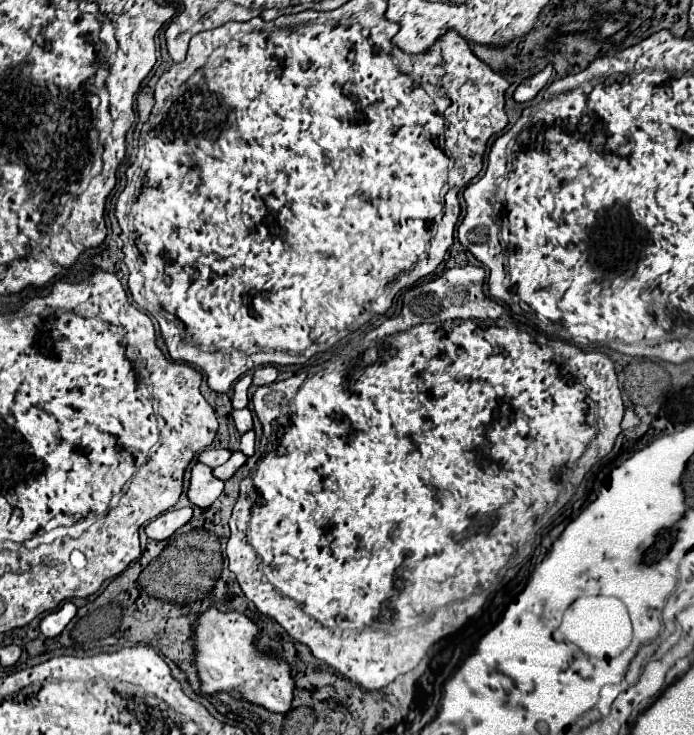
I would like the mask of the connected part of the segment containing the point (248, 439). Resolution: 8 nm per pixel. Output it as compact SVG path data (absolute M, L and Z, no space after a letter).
M250 430L250 432L246 432L246 434L242 434L242 438L240 438L240 452L242 454L246 454L246 458L250 458L252 454L254 454L254 442L256 442L256 436L254 436L254 432Z

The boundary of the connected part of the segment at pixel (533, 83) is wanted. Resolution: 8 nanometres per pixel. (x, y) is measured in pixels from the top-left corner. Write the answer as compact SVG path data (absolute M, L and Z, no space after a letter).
M546 66L544 72L526 78L526 80L514 90L514 100L516 100L518 104L522 104L522 102L530 102L530 100L544 88L544 84L548 82L550 76L552 76L552 66Z

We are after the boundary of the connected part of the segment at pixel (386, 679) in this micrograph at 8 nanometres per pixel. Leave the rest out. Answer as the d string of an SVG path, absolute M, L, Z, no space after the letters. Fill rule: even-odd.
M468 264L462 268L450 268L448 272L444 272L440 278L432 282L422 282L422 284L412 286L410 290L406 290L402 298L400 316L386 320L382 326L378 326L374 332L368 334L368 338L374 338L374 340L368 340L368 338L354 340L332 360L320 366L312 366L308 370L308 378L306 378L306 372L300 372L284 382L262 386L252 394L252 410L262 422L264 434L270 432L272 428L270 424L274 420L276 424L270 432L270 438L260 458L258 470L252 474L252 484L256 488L254 508L250 510L250 504L235 504L230 516L228 526L232 534L226 546L228 568L236 576L244 596L256 606L258 612L272 616L280 626L284 626L284 630L294 640L306 644L318 660L324 660L326 664L336 668L342 676L350 680L354 678L354 682L358 682L366 690L380 690L388 686L396 676L414 670L420 664L420 660L428 654L430 646L402 646L400 628L414 626L426 620L426 616L430 616L434 610L446 604L452 604L456 600L466 600L478 590L484 590L484 586L488 586L496 578L500 570L498 566L506 564L516 544L526 542L526 536L532 532L534 520L546 510L550 516L548 476L554 482L554 466L568 464L570 460L578 460L578 456L582 456L574 472L563 471L556 481L559 497L566 491L566 485L561 481L562 474L566 473L563 478L564 480L570 479L571 483L582 480L584 474L594 466L594 462L598 462L612 450L614 440L622 430L620 422L624 416L624 404L620 398L614 362L603 352L584 352L575 345L559 339L550 339L552 346L548 342L536 342L530 336L530 325L518 322L510 314L504 314L498 320L484 320L486 316L494 318L494 300L484 294L484 278L486 274L482 266Z

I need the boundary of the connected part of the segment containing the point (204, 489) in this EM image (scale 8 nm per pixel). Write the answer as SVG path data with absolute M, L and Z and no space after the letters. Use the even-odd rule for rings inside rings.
M200 462L192 466L190 486L188 486L188 500L198 508L210 508L214 500L222 494L224 482L212 476L212 470Z

